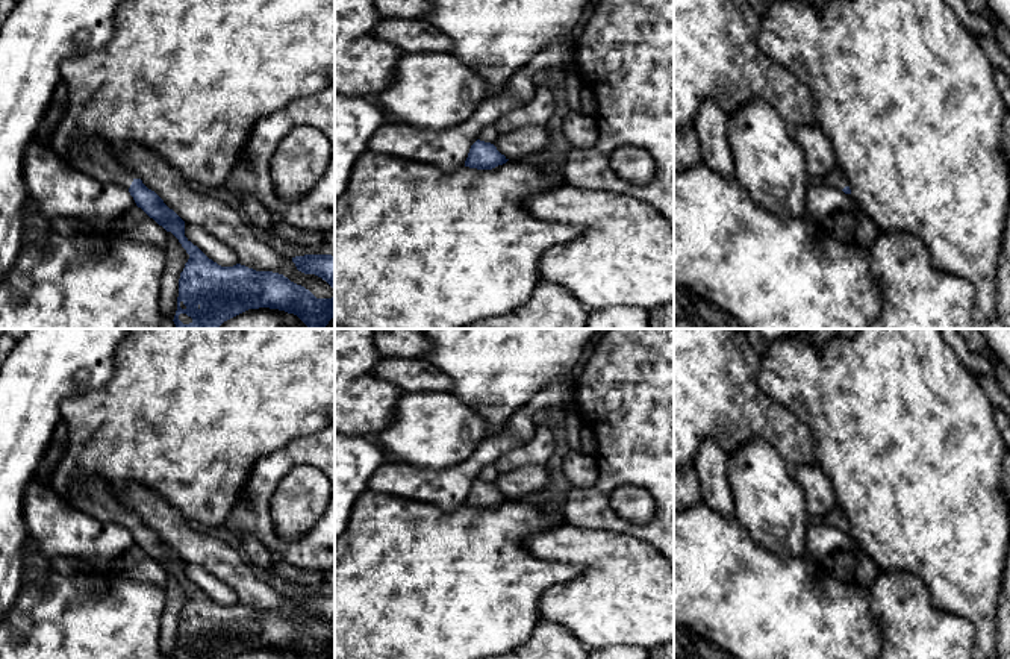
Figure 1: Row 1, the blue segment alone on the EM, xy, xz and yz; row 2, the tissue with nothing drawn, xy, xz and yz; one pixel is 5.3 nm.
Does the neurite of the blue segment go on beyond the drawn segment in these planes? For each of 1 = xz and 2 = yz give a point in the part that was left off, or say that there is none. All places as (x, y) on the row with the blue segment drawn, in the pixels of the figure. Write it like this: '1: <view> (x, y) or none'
1: none
2: yz (836, 178)

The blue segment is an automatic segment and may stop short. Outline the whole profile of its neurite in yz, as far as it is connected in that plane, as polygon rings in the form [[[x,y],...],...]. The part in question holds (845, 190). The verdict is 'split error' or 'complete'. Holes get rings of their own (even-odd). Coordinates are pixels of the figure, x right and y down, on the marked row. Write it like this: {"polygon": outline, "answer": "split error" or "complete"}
{"polygon": [[[836,165],[825,177],[824,183],[830,188],[851,194],[849,182],[839,165]]], "answer": "split error"}

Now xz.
{"polygon": [[[477,139],[469,148],[465,167],[492,170],[507,161],[509,159],[501,155],[494,144]]], "answer": "complete"}

